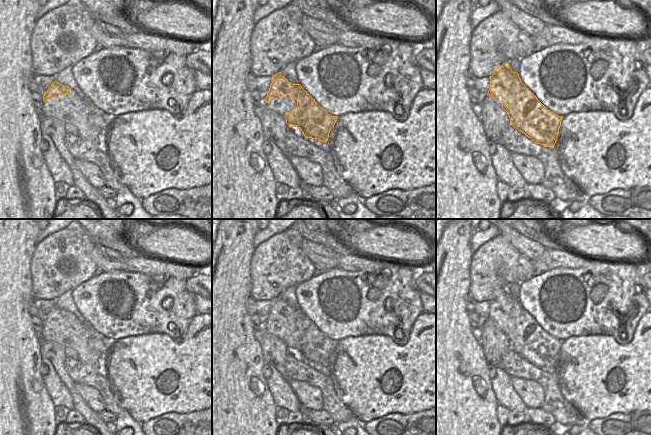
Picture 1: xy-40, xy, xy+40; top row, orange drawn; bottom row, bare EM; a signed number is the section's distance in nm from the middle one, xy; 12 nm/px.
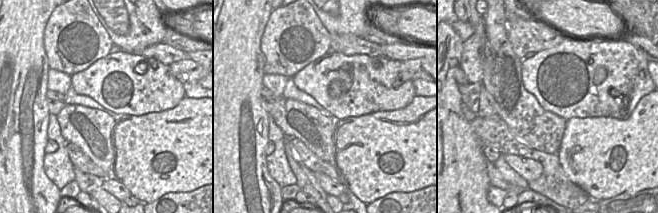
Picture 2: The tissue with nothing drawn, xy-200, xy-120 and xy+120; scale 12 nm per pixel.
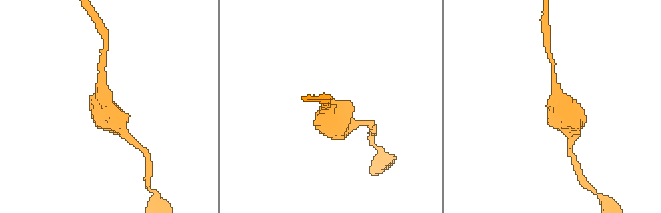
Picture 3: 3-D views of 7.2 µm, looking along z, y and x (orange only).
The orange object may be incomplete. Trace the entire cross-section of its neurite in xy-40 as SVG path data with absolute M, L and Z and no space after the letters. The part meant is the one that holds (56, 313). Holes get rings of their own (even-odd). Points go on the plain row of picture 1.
M54 306L50 312L45 316L43 320L43 325L46 326L48 323L53 320L57 322L60 319L68 319L68 316L71 314L70 311L64 310L62 308L59 308L58 306Z

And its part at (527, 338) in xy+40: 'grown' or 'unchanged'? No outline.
unchanged

